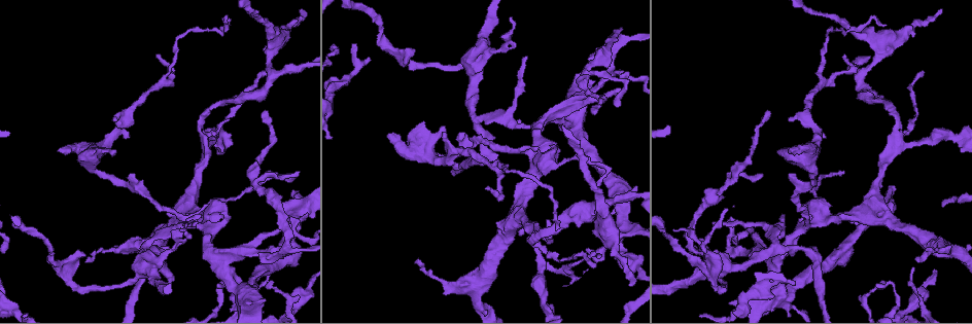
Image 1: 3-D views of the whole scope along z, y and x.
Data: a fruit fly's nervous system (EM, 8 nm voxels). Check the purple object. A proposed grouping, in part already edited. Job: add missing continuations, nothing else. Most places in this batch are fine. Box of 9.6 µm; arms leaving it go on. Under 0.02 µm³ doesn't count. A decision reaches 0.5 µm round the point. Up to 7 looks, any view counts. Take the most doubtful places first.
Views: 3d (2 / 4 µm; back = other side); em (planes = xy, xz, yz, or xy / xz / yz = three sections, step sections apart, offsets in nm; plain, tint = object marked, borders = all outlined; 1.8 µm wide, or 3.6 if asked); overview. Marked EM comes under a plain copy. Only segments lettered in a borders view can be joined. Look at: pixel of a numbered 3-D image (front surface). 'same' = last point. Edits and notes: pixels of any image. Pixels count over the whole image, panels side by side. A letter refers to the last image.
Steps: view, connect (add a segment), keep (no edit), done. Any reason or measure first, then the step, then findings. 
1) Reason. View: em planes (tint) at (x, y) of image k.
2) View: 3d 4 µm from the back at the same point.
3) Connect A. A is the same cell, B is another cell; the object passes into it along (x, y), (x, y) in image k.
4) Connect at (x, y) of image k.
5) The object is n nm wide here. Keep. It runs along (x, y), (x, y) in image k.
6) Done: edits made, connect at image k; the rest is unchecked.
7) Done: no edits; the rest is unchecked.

Thin end. View: 3d 4 µm from the back at (673, 229) of image 1.

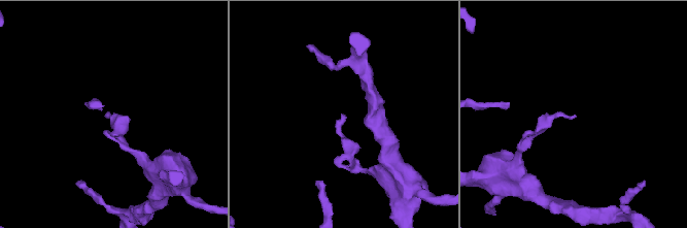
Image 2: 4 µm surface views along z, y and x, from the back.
Now the EM. View: em xz step 4 (borders) at (108, 115) of image 2.

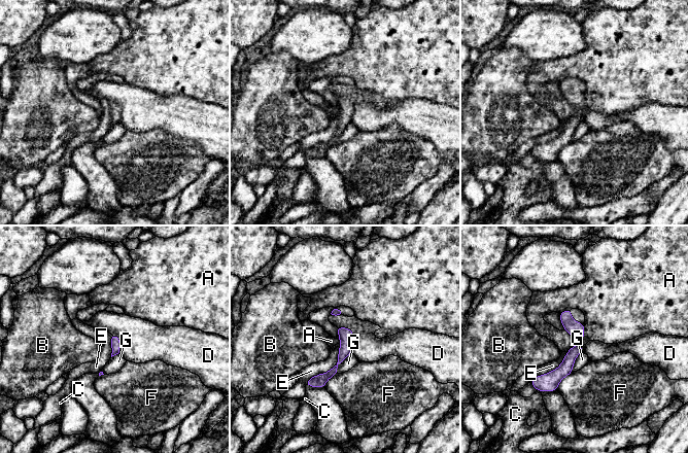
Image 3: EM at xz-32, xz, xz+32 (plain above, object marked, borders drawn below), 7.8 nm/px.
View: em planes (borders) at the same point.

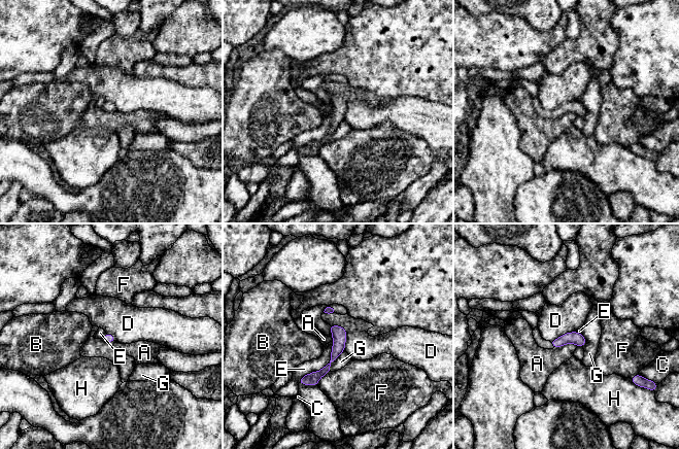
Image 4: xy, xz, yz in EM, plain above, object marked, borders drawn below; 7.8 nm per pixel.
The longest contact is with E, 440 nm. Keep. A, B, C, D, E, F, G and H are other cells; it runs along (340, 329), (332, 360), (301, 381) in image 4; none of them fits.

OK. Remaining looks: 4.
Tapers out. View: 3d 2 µm at (267, 282) of image 1.

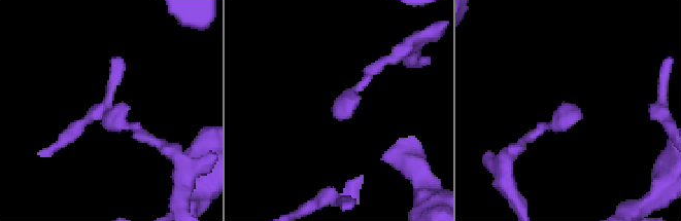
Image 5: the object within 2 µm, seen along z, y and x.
Now the EM. View: em 3.6 µm planes (borders) at (111, 114) of image 5.

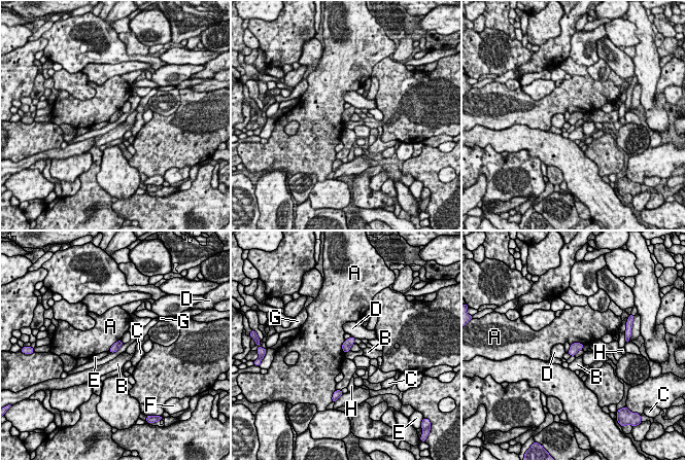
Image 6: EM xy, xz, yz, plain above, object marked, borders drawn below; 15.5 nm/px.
The longest contact is with A, 260 nm. Keep. A, B, C, D, E, F, G and H are other cells; none of them fits.

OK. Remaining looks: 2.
Sudden change in width. View: 3d 4 µm at (147, 270) of image 1.

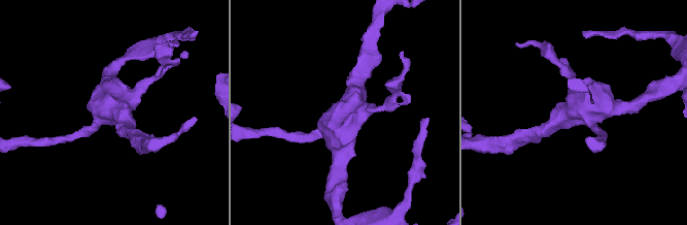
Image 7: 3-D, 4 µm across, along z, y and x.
4 arms meet here; need the tissue. View: em 3.6 µm planes (borders) at (344, 110) of image 7.

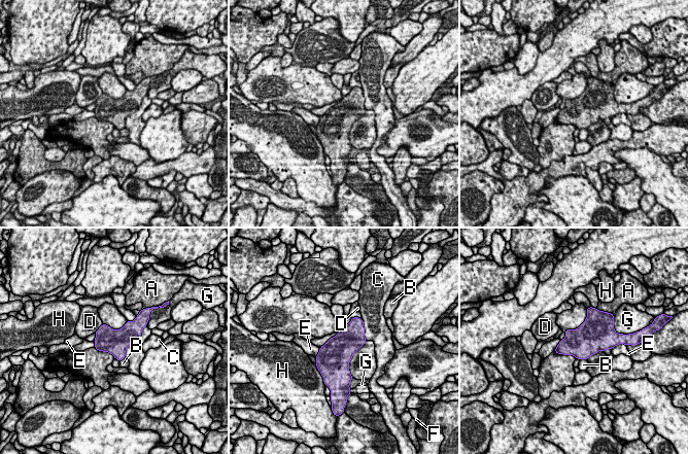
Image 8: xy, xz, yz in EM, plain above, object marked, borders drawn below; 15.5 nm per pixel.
The longest contact is with C, 360 nm. Keep. A, B, C, D, E, F, G and H are other cells; a border runs along (95, 333), (93, 341) in image 8; no lettered segment goes on from it.

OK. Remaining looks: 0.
Done: no edits; the rest is unchecked.

